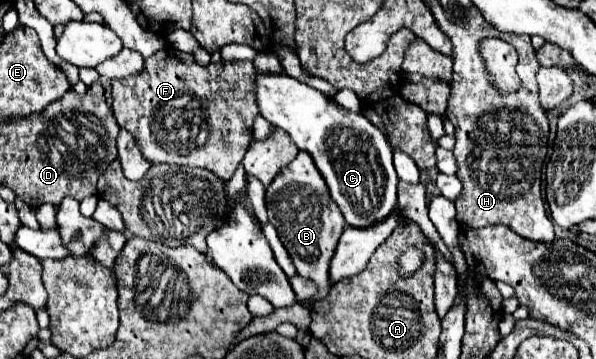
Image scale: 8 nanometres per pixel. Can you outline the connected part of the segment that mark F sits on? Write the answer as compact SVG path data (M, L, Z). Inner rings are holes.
M166 46L146 58L146 68L140 74L112 80L112 110L120 128L126 128L134 136L148 162L206 168L220 178L230 180L250 146L252 122L258 116L258 106L252 94L252 76L252 62L210 62L208 66L200 66L194 62L192 54Z

